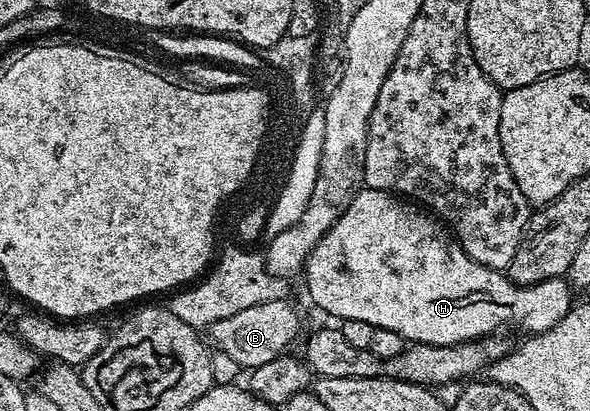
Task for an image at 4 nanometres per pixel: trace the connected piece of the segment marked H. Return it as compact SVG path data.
M369 188L359 190L357 196L352 200L352 204L348 204L348 208L340 216L340 220L336 220L336 224L332 224L332 228L323 236L320 244L316 244L316 248L310 253L309 260L306 261L305 274L306 290L310 293L311 300L324 313L331 314L332 317L338 318L337 320L364 320L379 330L388 330L404 336L407 343L410 344L423 342L433 346L451 346L461 342L471 342L474 338L486 338L489 334L497 334L503 329L501 326L507 326L510 330L527 330L525 333L530 336L543 334L548 328L556 325L569 312L572 305L572 299L570 299L572 290L565 277L544 280L540 284L532 284L531 286L517 286L506 277L503 271L493 270L484 264L476 264L476 260L469 258L464 252L464 248L458 243L458 239L433 213L427 212L425 209L385 190Z

